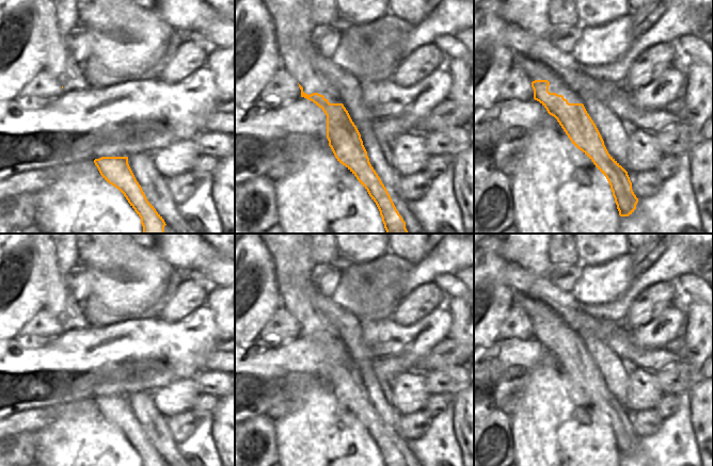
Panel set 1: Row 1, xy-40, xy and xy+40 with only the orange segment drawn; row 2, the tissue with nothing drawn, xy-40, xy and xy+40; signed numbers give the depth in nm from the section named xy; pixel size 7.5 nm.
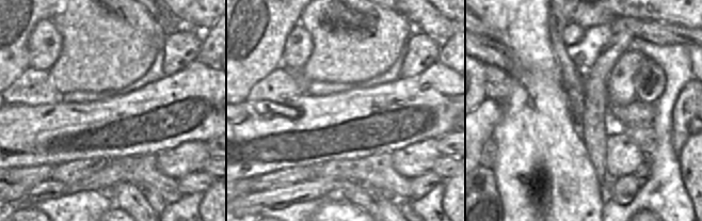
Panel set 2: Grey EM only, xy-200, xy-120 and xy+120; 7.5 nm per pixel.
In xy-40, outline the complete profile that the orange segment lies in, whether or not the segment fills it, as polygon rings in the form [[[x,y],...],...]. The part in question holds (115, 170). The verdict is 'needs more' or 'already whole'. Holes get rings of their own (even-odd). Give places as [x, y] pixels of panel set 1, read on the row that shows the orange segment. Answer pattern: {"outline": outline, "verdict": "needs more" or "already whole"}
{"outline": [[[101,157],[95,159],[94,163],[102,178],[124,194],[141,218],[143,234],[165,234],[167,224],[147,200],[128,164],[128,157]]], "verdict": "already whole"}

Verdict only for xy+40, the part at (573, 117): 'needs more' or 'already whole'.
already whole

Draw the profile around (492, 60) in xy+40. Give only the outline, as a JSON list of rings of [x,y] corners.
[[[482,0],[474,7],[474,110],[495,103],[502,83],[512,68],[512,51],[500,41],[500,28],[504,22],[497,0]]]

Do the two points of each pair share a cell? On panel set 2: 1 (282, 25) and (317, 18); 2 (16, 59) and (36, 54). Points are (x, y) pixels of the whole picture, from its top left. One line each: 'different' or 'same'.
1: different
2: different

